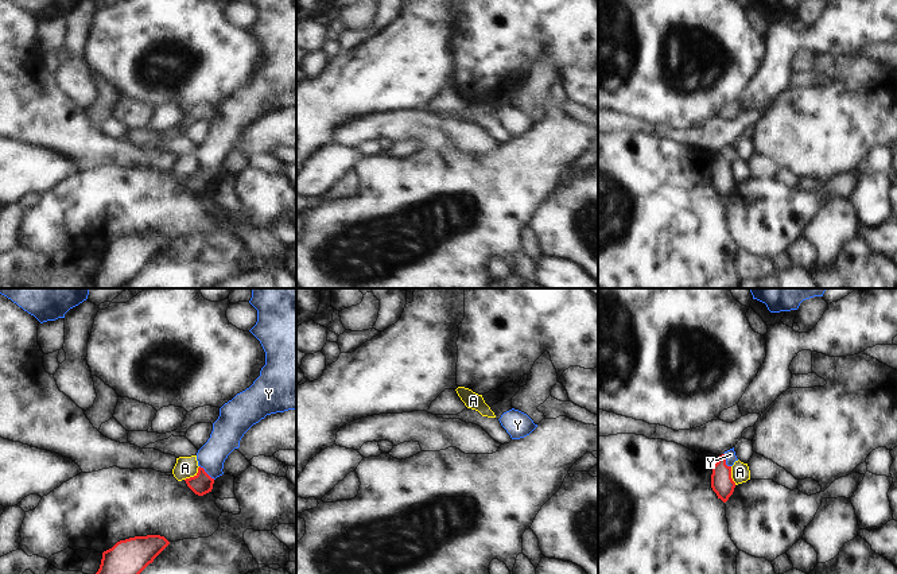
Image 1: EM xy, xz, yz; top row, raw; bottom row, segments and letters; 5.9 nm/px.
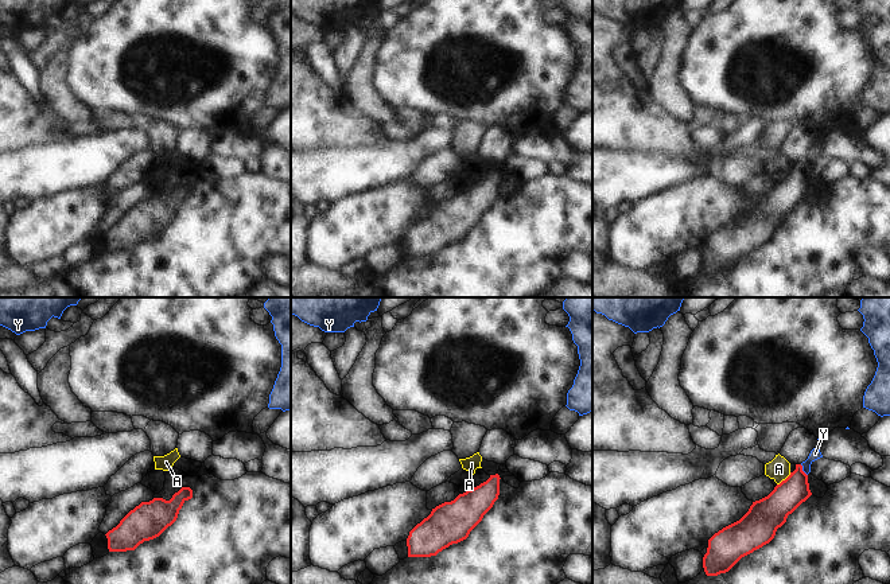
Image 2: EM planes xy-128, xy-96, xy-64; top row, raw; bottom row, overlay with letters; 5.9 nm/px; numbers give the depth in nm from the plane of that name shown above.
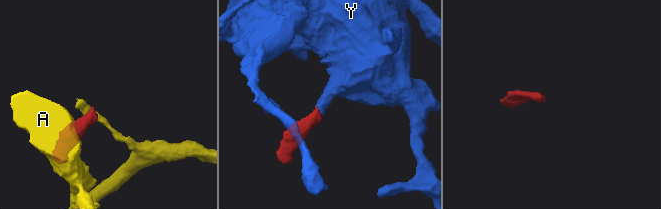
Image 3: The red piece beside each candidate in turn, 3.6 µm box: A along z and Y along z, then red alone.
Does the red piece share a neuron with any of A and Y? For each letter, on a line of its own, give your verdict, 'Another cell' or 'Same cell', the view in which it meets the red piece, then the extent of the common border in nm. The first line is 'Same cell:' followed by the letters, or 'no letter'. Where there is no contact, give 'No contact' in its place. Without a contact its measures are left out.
Same cell: Y
A: Another cell. Touches red in xy. Shared border 130 nm
Y: Same cell. Touches red in xy. Shared border 130 nm.

